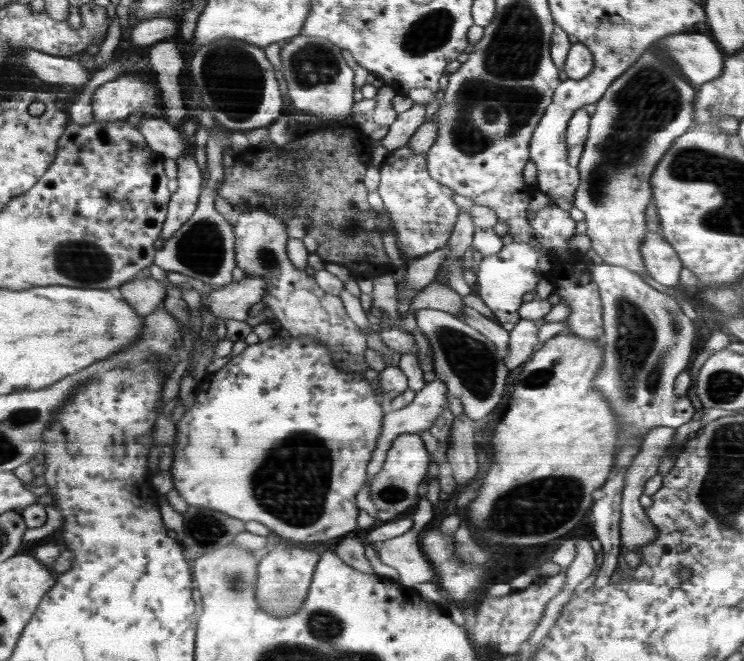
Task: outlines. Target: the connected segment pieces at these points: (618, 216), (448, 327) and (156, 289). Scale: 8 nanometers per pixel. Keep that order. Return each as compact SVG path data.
M649 48L596 103L588 142L577 166L581 184L573 206L584 212L586 235L604 263L630 269L642 278L647 272L641 248L653 172L666 151L692 126L696 101L696 90L676 74L668 60Z
M424 308L418 310L413 318L414 326L425 333L433 347L437 378L446 383L450 396L460 398L463 413L481 425L504 394L509 373L504 365L504 354L486 335L449 312Z
M142 277L124 283L120 292L124 300L130 300L134 308L138 308L138 316L148 316L152 310L158 308L160 300L167 296L169 285L154 278Z

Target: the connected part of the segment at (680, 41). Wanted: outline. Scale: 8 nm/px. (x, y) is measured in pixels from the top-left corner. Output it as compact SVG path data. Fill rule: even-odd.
M670 34L659 40L655 46L660 44L662 50L668 48L666 54L682 68L692 84L698 84L698 88L724 74L726 56L712 36Z

